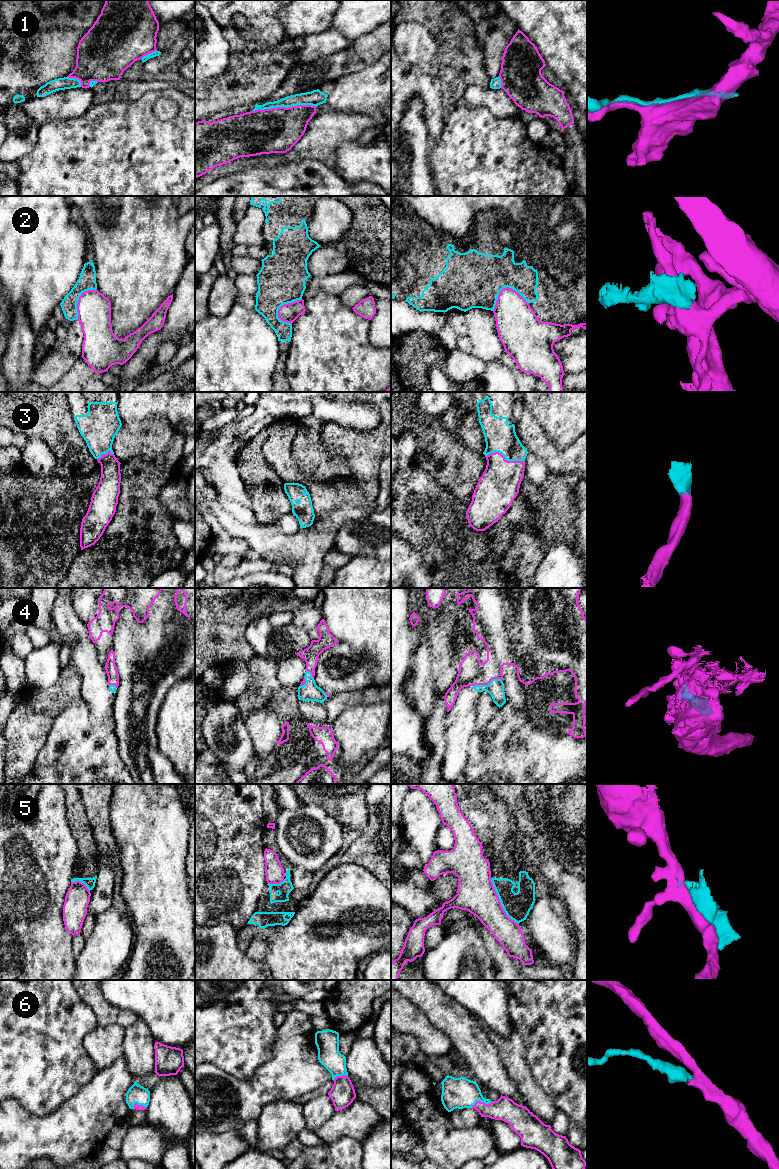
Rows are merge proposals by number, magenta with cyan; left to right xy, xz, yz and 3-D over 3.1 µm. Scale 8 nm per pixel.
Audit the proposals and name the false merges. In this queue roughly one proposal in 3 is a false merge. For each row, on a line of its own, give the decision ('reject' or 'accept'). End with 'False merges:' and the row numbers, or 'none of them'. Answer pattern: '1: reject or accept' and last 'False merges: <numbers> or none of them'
1: accept
2: reject
3: accept
4: reject
5: reject
6: accept
False merges: 2, 4, 5

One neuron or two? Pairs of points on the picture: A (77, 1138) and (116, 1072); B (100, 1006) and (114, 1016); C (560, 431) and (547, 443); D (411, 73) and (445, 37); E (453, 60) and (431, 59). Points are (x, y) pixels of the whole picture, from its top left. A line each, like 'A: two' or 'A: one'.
A: one
B: one
C: one
D: two
E: two

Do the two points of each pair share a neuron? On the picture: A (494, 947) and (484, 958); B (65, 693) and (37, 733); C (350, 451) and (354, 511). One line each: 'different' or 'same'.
A: different
B: same
C: same

